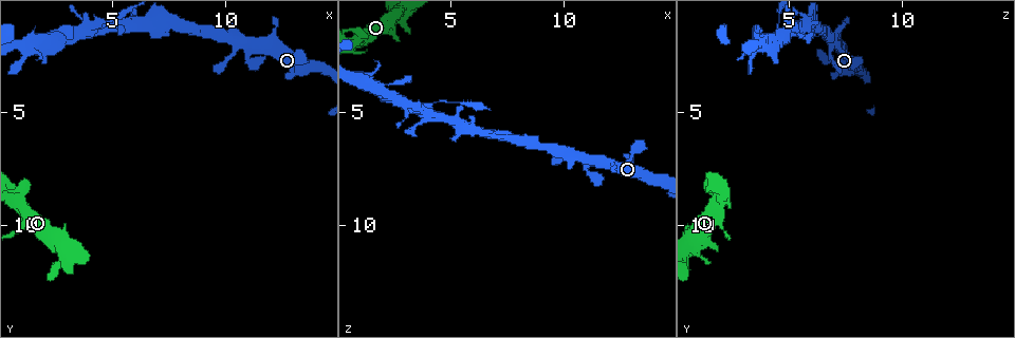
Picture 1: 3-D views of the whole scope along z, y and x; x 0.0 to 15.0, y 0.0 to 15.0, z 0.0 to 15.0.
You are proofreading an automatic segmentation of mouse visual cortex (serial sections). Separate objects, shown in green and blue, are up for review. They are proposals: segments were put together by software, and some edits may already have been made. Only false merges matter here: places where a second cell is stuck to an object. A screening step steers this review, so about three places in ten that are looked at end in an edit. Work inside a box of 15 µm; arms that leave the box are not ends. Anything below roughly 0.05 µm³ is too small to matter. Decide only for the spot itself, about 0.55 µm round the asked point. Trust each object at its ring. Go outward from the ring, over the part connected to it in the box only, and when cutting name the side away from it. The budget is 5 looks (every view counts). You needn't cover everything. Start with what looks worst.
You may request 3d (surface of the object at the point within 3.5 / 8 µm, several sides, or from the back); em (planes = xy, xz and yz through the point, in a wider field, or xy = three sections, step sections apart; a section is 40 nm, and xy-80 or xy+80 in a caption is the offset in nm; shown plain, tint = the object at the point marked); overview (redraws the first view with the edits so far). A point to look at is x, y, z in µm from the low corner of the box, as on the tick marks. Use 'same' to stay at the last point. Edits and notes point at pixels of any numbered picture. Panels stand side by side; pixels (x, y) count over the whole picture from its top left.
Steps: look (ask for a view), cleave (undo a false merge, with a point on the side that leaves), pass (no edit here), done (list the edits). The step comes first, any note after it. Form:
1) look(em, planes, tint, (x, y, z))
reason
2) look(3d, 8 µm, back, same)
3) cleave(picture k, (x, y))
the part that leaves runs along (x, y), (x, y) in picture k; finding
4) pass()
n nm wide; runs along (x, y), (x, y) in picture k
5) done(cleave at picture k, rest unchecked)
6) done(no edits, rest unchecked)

look(3d, 3.5 µm, (11.6, 2.1, 7.2))
four arms meet

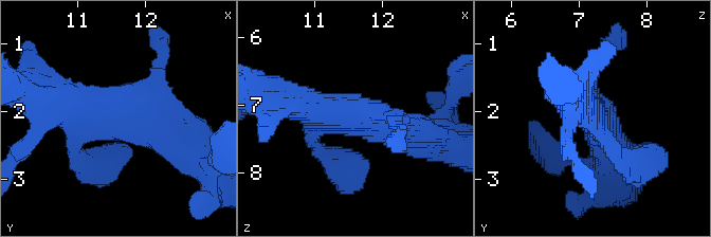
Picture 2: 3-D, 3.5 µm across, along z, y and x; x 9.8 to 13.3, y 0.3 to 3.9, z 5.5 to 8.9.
look(em, xy, step 5, tint, (11.65, 2.00, 7.20))
4 arms; arms of 250, 250, 500, 500 nm; need the tissue

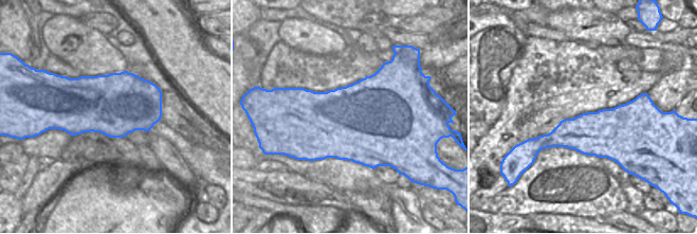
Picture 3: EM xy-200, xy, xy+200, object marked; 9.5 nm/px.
pass()
runs along (179, 143), (130, 111), (53, 97) in picture 2; continuous, no second cell

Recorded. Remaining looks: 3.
look(3d, 3.5 µm, (4.1, 1.5, 4.9))
four arms meet

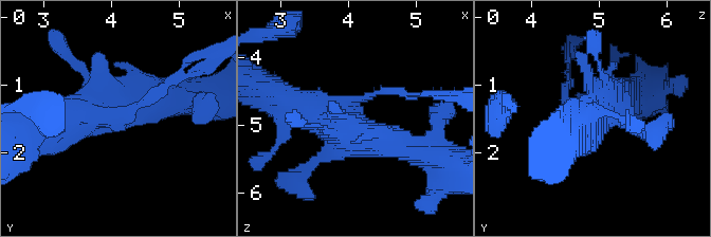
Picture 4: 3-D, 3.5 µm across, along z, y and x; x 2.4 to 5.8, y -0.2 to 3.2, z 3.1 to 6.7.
look(em, xy, step 1, tint, (4.05, 1.55, 4.80))
shape alone is not enough

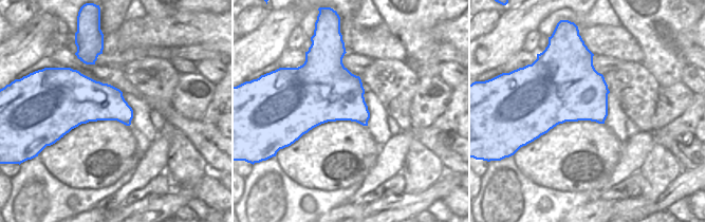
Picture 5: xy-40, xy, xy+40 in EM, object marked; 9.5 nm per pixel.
cleave(picture 4, (401, 91))
the part that leaves runs along (375, 93), (456, 96) in picture 4; a second cell is stuck on

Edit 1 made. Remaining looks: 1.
done(cleave at picture 4, rest unchecked)

